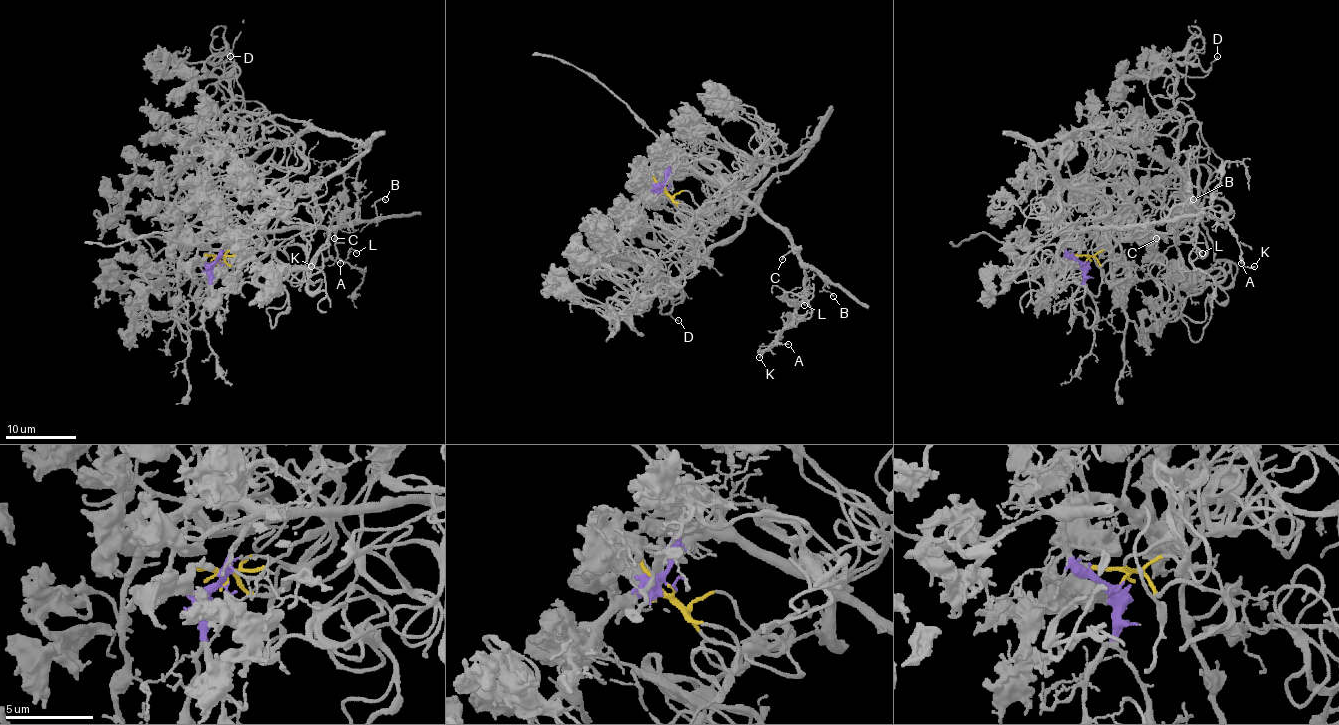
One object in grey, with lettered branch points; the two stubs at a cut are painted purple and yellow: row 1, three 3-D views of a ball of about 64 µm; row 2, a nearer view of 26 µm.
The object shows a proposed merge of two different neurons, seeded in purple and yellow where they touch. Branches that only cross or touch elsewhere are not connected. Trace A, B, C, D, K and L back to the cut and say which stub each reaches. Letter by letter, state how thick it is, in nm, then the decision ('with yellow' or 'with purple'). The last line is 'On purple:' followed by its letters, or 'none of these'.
A: 120 nm thick; with purple
B: 120 nm thick; with purple
C: 120 nm thick; with purple
D: 80 nm thick; with yellow
K: 130 nm thick; with purple
L: 110 nm thick; with purple
On purple: A, B, C, K, L

